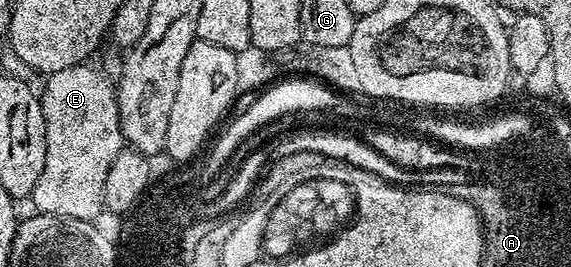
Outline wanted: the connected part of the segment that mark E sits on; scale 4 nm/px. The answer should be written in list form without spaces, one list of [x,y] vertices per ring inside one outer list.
[[[82,63],[50,73],[44,78],[45,86],[39,89],[47,135],[47,159],[43,163],[43,175],[39,175],[39,183],[35,183],[31,198],[31,204],[37,213],[96,222],[97,216],[105,209],[103,183],[107,183],[107,171],[111,171],[115,155],[119,155],[123,148],[123,138],[114,82],[108,81],[99,70],[92,69],[91,66],[92,64]]]

